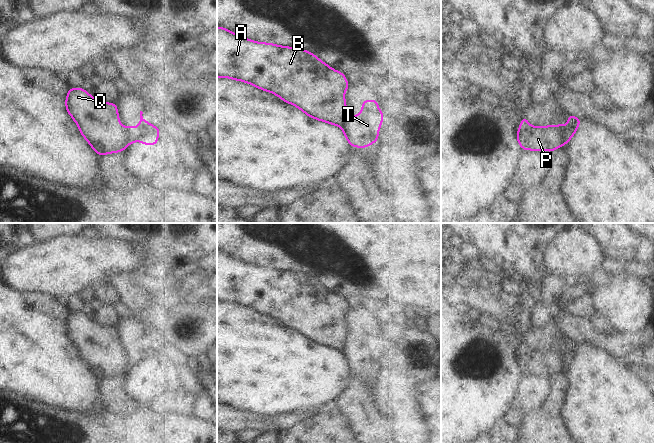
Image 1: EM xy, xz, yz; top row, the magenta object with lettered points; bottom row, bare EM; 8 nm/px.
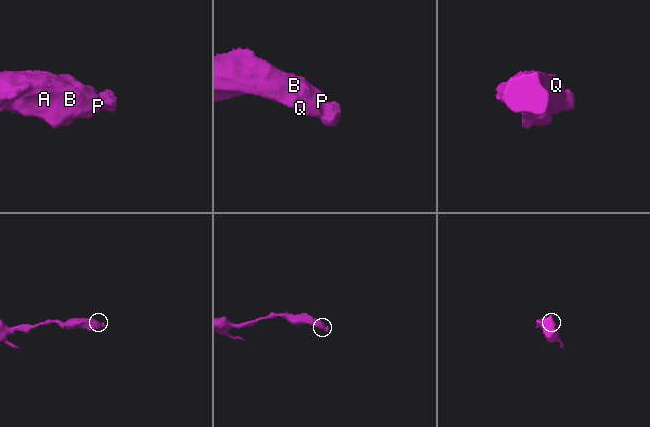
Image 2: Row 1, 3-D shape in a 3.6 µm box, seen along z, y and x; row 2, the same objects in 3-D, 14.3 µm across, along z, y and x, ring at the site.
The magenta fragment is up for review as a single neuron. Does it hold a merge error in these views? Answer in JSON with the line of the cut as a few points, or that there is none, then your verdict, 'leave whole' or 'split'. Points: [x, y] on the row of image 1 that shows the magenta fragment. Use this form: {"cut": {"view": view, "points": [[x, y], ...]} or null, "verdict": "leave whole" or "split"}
{"cut": {"view": "yz", "points": [[558, 125], [563, 135], [564, 144]]}, "verdict": "split"}

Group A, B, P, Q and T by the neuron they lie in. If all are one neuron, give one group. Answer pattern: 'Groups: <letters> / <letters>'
Groups: A B P Q / T.

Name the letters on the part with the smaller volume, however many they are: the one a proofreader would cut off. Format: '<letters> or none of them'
T

